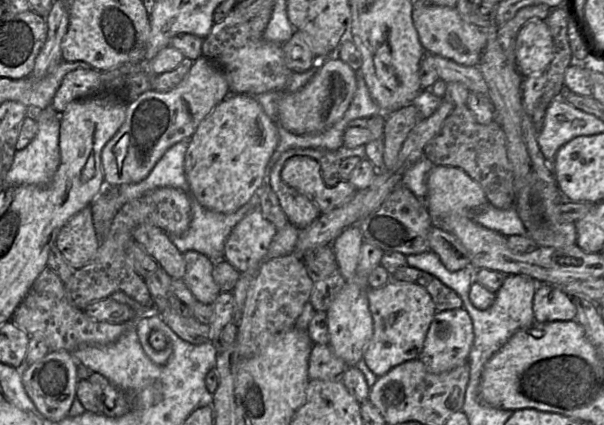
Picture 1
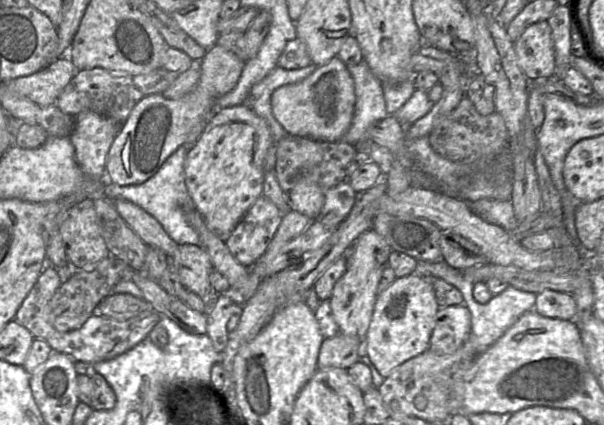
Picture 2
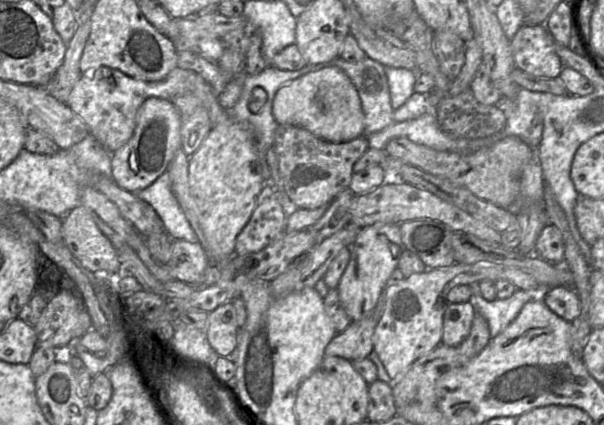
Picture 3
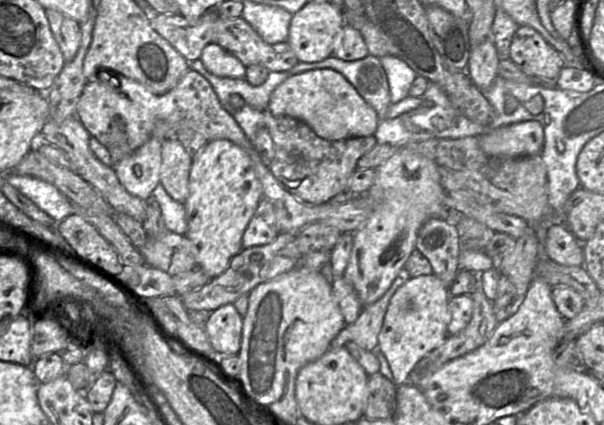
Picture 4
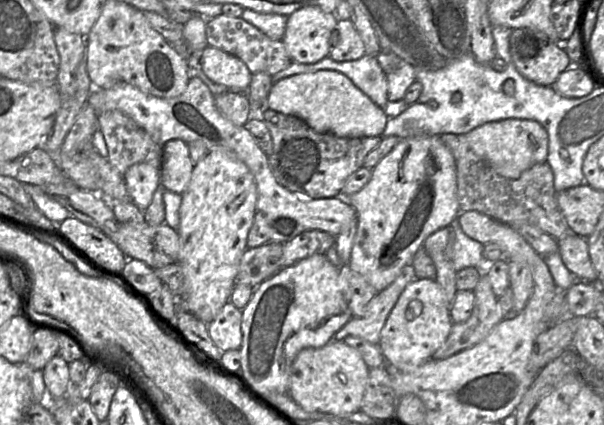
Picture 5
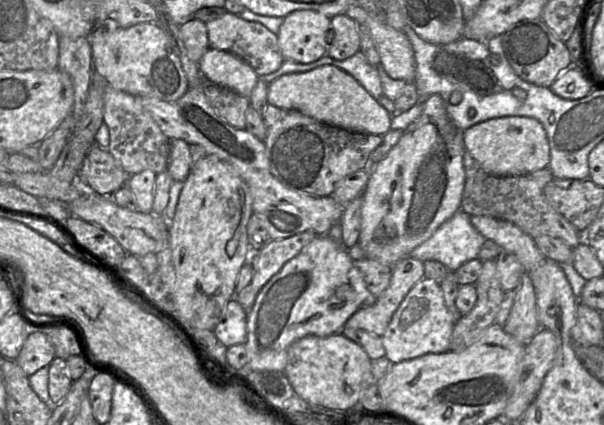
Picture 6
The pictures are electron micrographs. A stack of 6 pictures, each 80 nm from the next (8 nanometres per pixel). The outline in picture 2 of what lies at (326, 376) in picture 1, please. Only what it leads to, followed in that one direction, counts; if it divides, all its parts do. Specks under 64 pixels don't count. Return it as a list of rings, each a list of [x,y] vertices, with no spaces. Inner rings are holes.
[[[338,334],[332,338],[324,339],[317,359],[318,369],[343,368],[350,366],[365,355],[365,340],[357,337]]]

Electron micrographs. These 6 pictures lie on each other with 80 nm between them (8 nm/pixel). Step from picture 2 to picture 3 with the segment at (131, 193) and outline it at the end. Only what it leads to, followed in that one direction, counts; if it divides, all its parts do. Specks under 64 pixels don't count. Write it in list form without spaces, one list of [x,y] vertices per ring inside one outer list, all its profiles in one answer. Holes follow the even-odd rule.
[[[167,171],[159,176],[149,187],[139,192],[131,193],[136,194],[136,196],[154,208],[164,224],[165,232],[173,240],[198,242],[196,233],[172,191],[171,180]]]

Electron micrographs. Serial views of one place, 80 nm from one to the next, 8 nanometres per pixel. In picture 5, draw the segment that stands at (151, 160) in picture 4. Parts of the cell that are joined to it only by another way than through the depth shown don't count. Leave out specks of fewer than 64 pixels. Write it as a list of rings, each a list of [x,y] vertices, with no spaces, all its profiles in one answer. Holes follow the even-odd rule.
[[[146,162],[129,167],[122,175],[132,202],[144,211],[160,185],[160,169]]]

